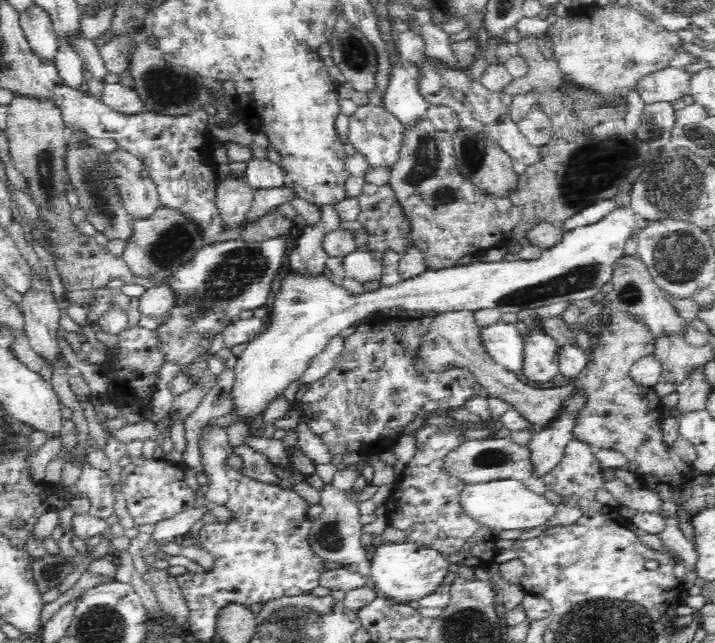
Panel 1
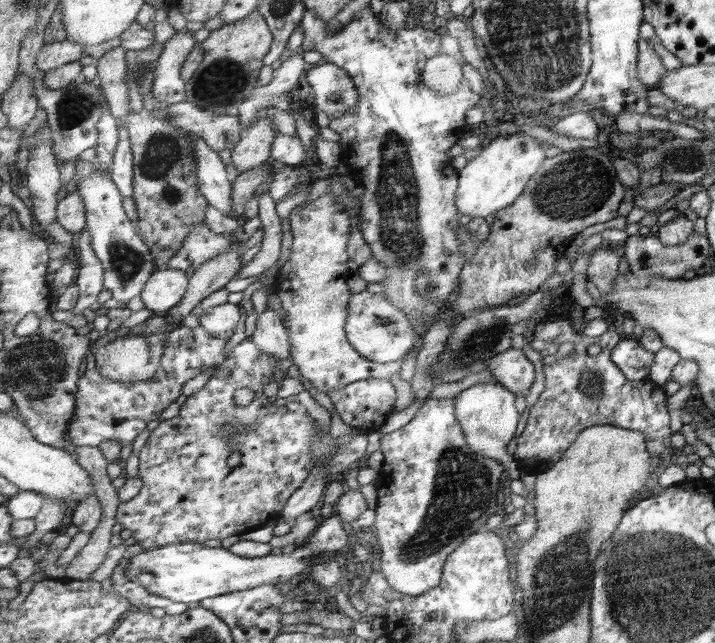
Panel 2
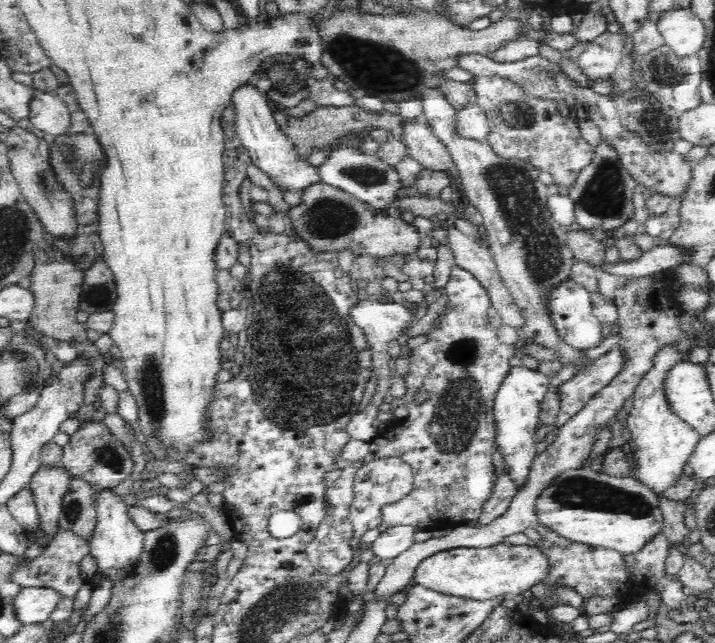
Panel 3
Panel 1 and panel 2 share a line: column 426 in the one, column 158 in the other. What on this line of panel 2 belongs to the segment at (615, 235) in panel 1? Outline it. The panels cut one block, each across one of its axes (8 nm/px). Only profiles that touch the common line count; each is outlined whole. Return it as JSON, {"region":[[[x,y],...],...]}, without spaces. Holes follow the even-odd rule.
{"region":[[[159,269],[145,285],[141,299],[145,308],[154,314],[168,314],[183,300],[190,286],[190,278],[185,271]]]}

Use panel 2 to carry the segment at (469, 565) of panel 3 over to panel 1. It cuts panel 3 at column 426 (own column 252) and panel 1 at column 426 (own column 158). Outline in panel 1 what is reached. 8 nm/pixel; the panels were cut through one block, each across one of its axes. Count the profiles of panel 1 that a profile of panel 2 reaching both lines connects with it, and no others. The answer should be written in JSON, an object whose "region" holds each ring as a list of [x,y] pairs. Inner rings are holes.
{"region":[[[384,542],[376,548],[371,548],[369,555],[370,578],[374,581],[374,590],[381,597],[398,603],[420,601],[420,598],[434,593],[434,590],[442,584],[451,564],[438,551],[417,546],[411,542],[394,544]]]}

